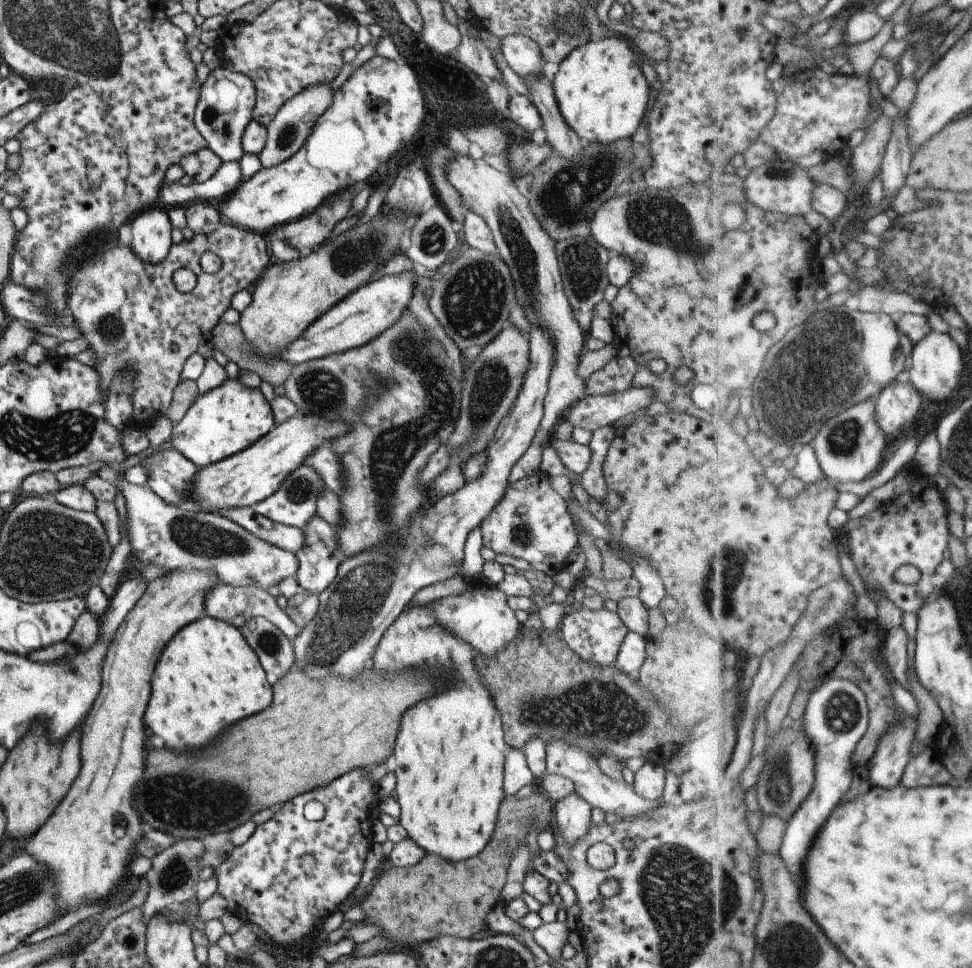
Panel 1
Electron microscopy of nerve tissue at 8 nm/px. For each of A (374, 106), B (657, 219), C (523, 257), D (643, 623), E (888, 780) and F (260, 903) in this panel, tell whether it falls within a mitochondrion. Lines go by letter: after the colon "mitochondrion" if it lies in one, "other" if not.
A: other
B: mitochondrion
C: mitochondrion
D: other
E: other
F: other

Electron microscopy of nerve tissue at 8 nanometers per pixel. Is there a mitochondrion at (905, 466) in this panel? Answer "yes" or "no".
no

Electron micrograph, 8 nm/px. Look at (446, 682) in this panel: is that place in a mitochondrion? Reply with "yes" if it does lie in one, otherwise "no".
no

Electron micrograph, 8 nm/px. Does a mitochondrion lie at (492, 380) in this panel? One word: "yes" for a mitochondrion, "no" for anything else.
yes

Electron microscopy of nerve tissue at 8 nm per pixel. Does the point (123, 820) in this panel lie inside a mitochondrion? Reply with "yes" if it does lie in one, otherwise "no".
yes

